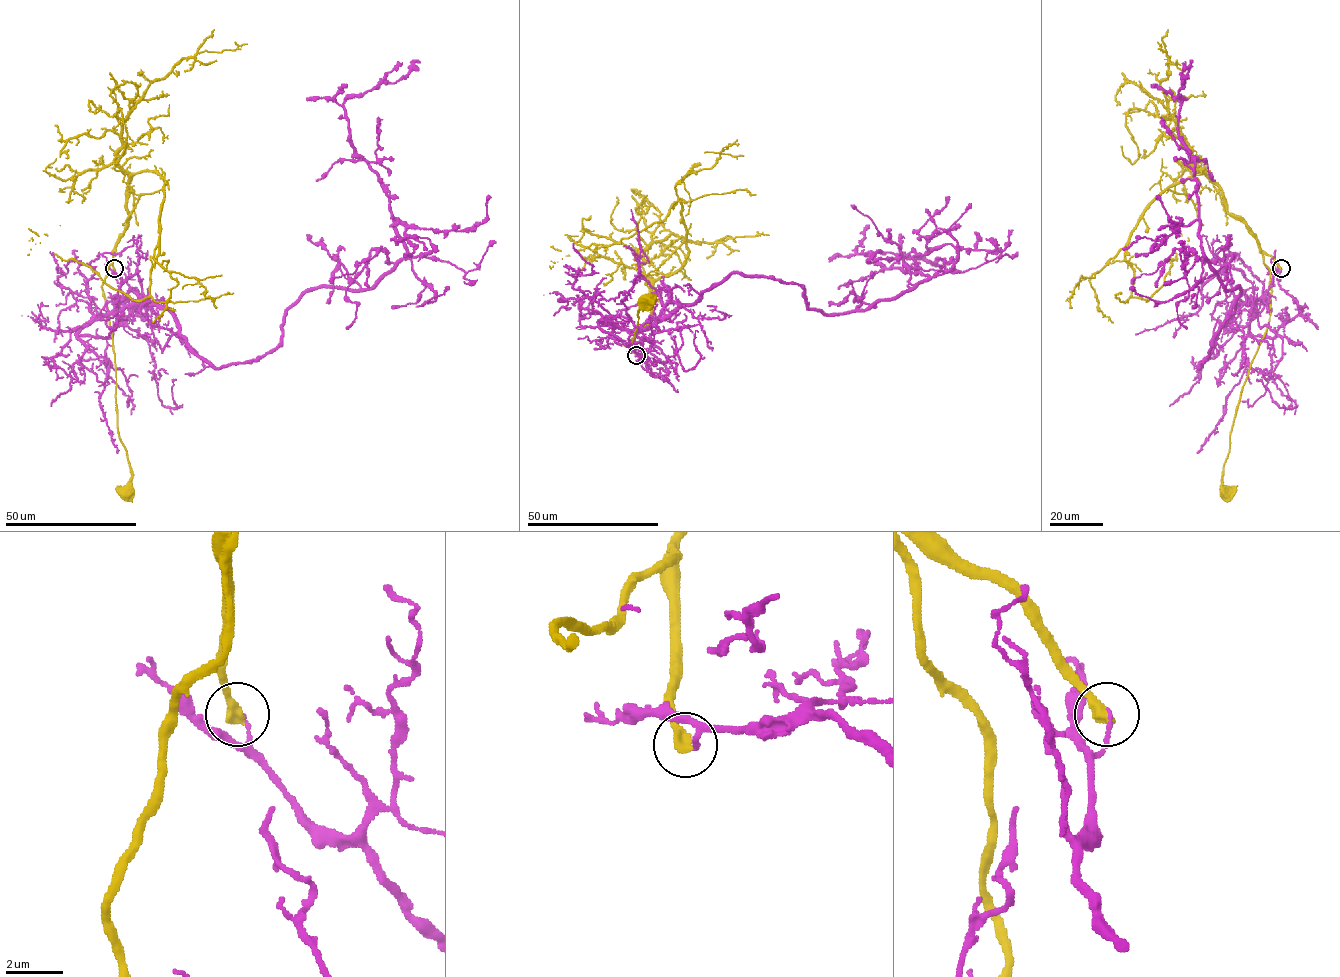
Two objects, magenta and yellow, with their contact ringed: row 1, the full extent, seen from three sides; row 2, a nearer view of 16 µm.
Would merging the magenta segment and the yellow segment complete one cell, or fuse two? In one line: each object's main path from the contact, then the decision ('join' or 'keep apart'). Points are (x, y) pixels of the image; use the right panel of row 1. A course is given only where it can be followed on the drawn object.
course magenta (1281, 268), (1301, 313), (1262, 337), (1236, 304), (1199, 367), (1240, 288), (1199, 235), (1178, 119), (1192, 62); course yellow (1281, 268), (1271, 256), (1263, 254), (1270, 271), (1270, 321), (1241, 393), (1223, 466), (1226, 490); keep apart

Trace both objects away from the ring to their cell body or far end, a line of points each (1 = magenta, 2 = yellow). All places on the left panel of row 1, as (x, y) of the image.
1: (113, 268), (147, 305), (78, 336), (156, 304), (215, 367), (372, 288), (407, 247), (343, 103), (420, 62)
2: (113, 268), (113, 254), (113, 262), (102, 286), (115, 365), (117, 432), (131, 466), (131, 477), (126, 490)

